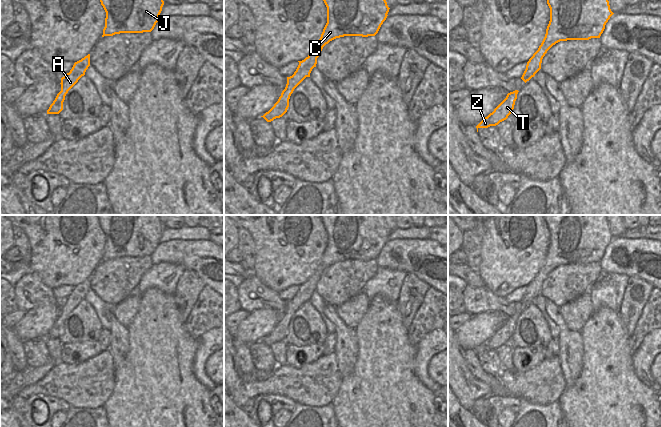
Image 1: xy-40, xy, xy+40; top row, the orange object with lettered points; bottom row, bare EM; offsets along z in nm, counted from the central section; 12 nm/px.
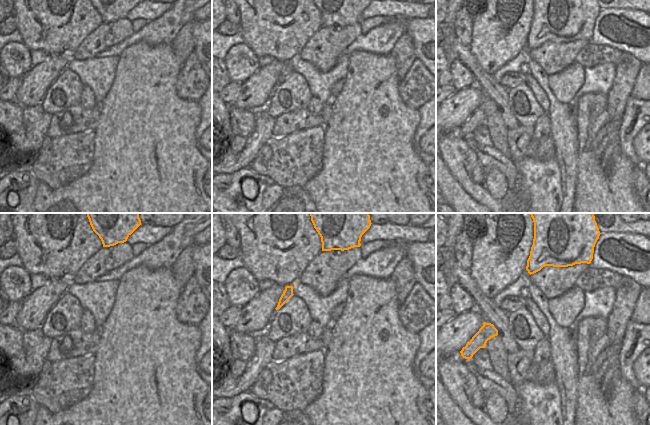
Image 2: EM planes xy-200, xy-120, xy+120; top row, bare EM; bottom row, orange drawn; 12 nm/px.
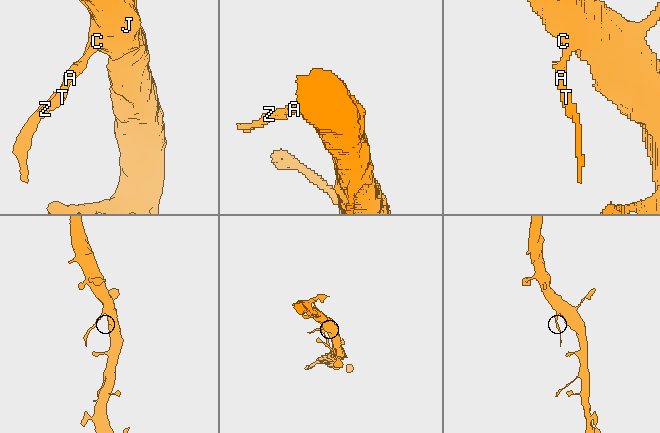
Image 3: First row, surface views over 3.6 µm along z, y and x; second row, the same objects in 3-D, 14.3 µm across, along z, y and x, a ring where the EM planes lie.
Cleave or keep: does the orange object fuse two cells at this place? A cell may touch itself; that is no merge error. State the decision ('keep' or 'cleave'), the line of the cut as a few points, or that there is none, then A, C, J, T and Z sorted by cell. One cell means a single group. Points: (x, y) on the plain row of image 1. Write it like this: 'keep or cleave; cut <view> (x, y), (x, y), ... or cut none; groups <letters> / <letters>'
cleave; cut xy+40 (532, 280), (538, 280), (541, 283); groups A T Z / C J

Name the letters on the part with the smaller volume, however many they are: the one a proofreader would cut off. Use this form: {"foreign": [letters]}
{"foreign": ["A", "T", "Z"]}

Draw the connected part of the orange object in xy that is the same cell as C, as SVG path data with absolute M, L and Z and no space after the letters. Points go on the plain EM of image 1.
M319 215L327 231L327 247L308 281L318 282L330 265L344 260L375 260L389 231L383 215Z

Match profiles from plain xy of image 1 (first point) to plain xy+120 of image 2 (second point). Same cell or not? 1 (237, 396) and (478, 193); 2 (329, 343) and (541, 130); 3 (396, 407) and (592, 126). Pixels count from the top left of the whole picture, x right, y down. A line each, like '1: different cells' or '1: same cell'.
1: same cell
2: same cell
3: same cell

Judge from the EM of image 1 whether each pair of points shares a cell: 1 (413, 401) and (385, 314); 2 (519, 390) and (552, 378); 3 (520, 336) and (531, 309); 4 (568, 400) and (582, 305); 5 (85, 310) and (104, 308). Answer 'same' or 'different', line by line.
1: same
2: same
3: same
4: different
5: different

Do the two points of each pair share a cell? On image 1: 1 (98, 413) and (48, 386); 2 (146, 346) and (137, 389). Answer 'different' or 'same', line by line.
1: different
2: same

